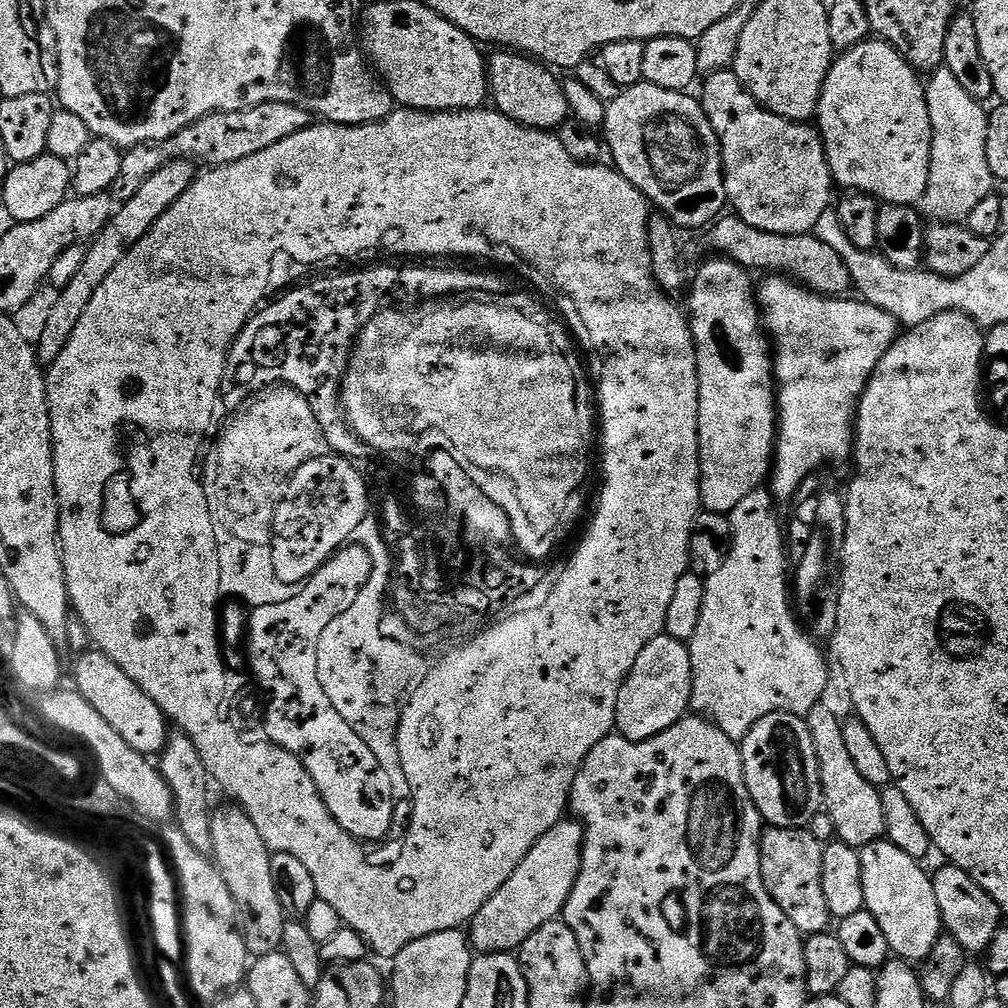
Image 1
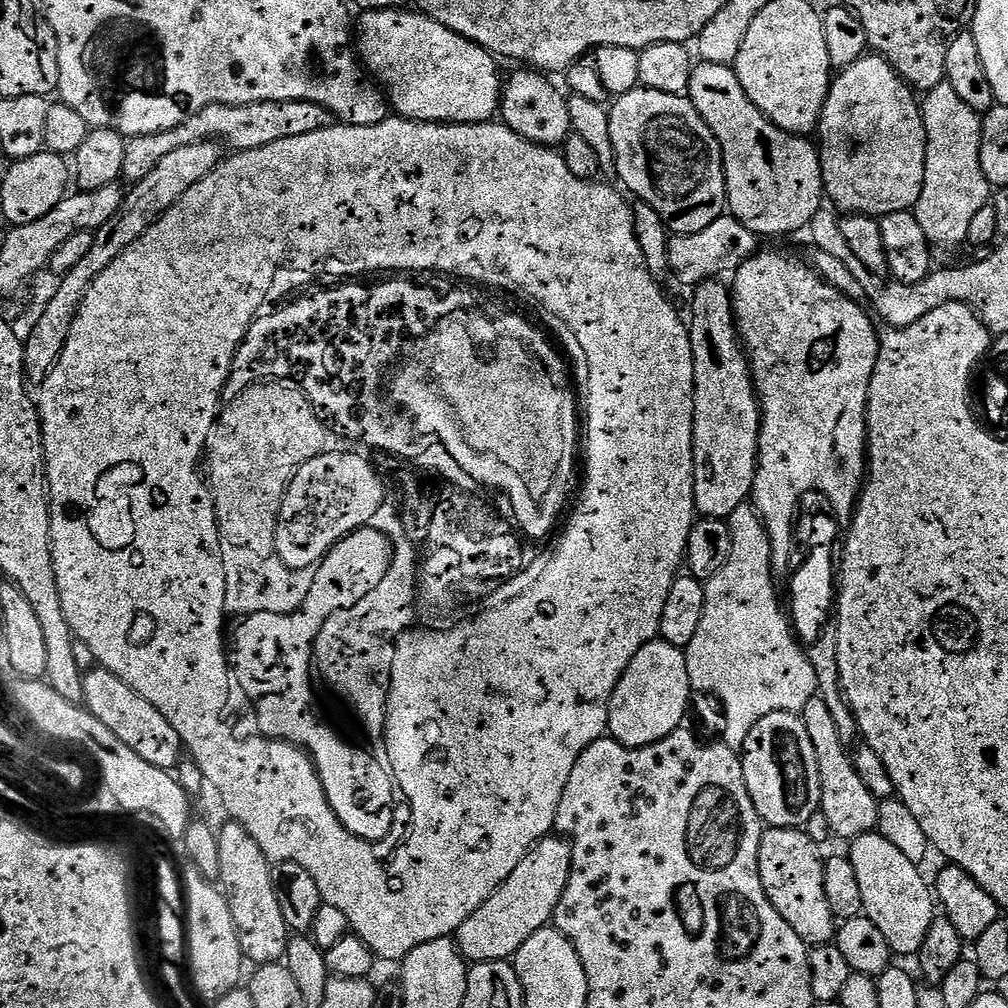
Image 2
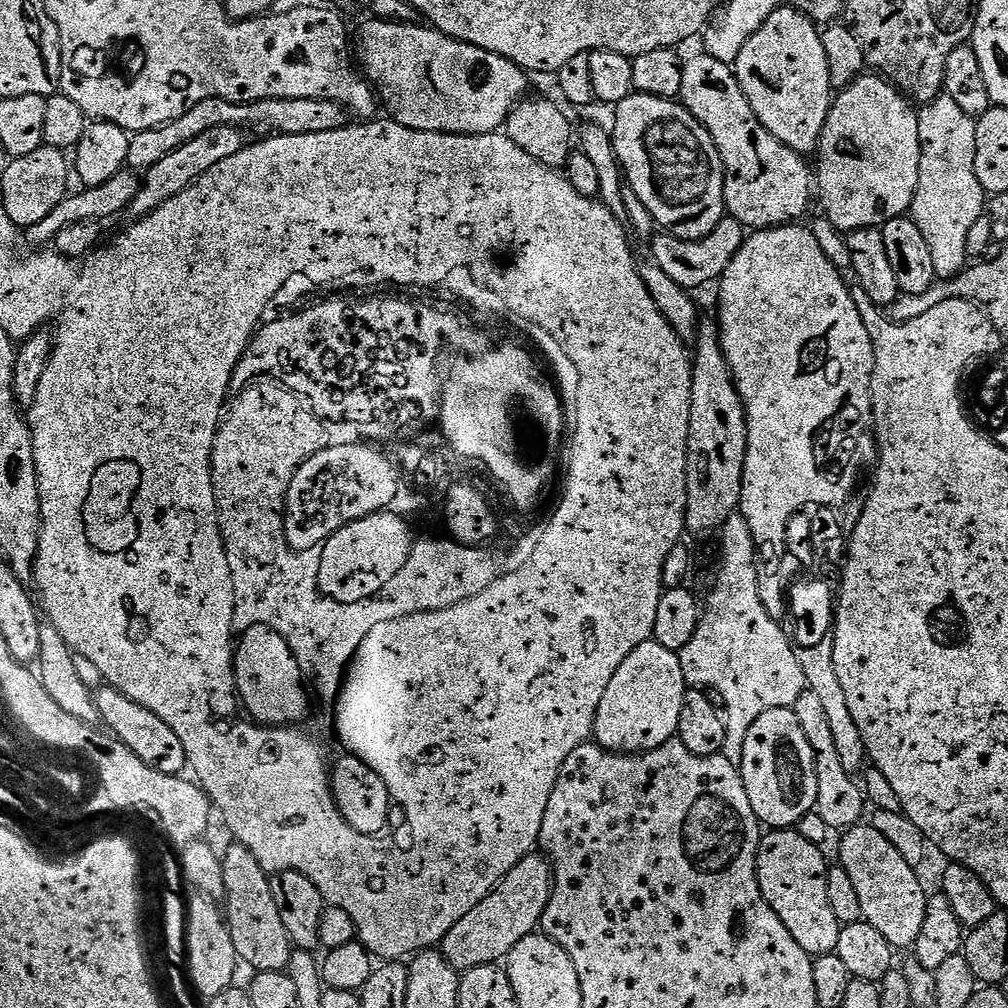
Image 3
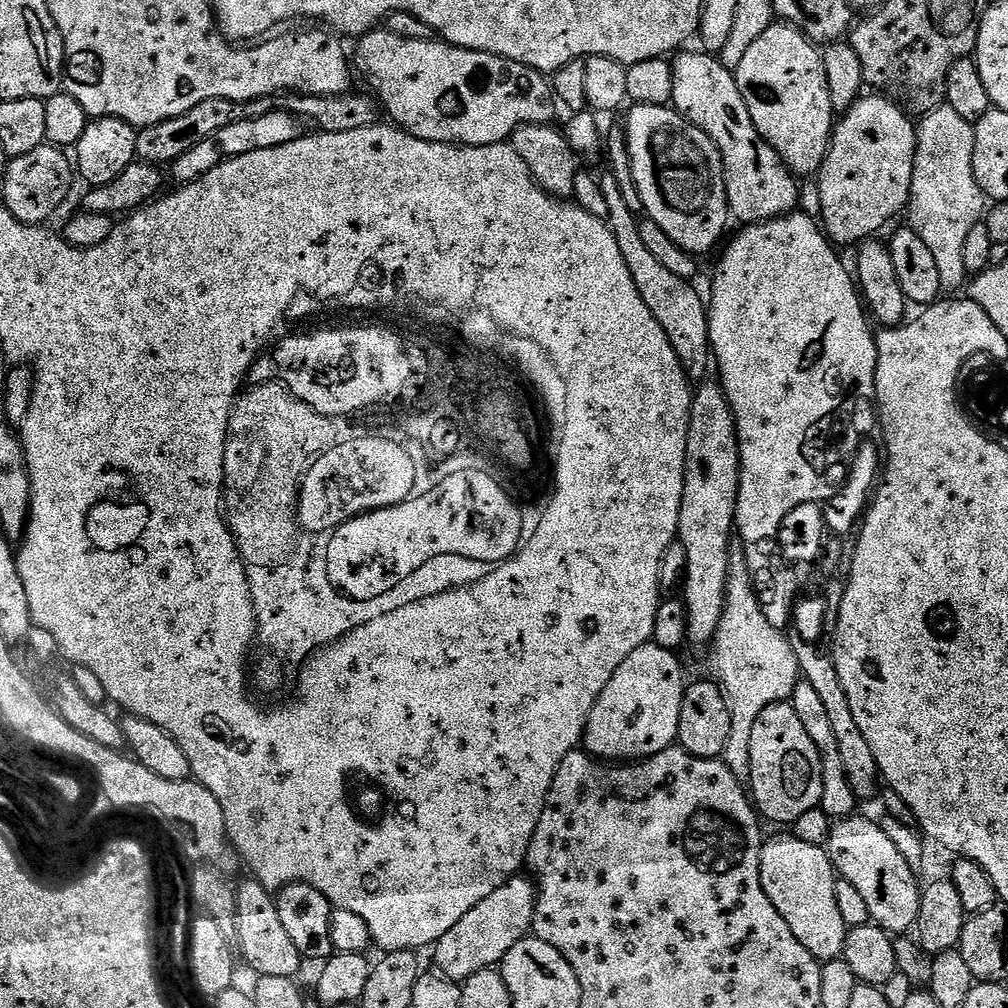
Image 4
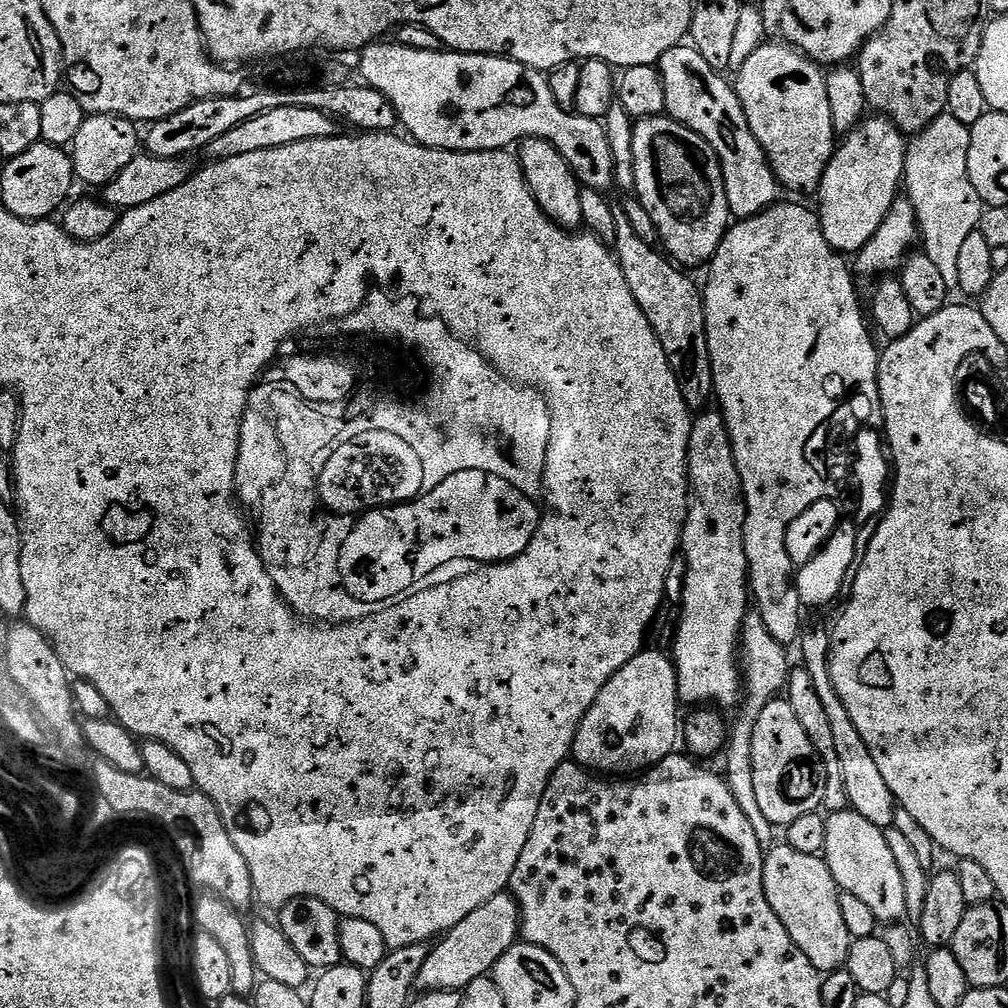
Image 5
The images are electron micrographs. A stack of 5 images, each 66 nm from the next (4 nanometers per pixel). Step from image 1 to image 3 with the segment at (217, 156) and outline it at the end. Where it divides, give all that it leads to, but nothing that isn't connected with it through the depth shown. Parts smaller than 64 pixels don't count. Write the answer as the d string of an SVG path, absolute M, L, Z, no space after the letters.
M215 96L198 102L182 118L171 120L161 128L151 128L133 132L130 136L127 167L132 170L146 170L154 162L162 162L166 154L178 150L190 138L206 134L214 126L230 126L249 130L248 128L269 128L267 131L282 136L294 134L330 134L330 130L342 130L350 123L350 113L338 102L319 100L318 98L274 98L273 100L253 100L251 104L235 104Z

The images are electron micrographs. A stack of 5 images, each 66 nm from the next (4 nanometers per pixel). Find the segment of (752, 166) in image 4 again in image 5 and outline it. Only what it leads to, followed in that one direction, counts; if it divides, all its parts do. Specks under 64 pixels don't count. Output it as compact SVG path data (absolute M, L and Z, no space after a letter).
M695 46L669 50L660 59L658 71L664 87L664 112L697 132L716 151L724 171L729 213L736 218L747 218L777 203L778 181L758 138L754 138L746 122L735 87L720 77L721 73L712 68L706 58L702 58Z

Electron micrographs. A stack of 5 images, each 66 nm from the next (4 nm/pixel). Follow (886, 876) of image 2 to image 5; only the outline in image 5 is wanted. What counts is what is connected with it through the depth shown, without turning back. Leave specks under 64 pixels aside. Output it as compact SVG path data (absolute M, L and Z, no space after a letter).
M848 806L841 808L838 812L827 813L824 821L822 855L840 891L858 894L858 898L862 898L862 902L866 902L866 906L870 906L870 910L874 910L877 921L900 922L907 917L906 886L902 886L902 873L898 870L898 861L890 851L890 842L886 842L884 829L874 826L874 822L862 818L862 814L853 812Z

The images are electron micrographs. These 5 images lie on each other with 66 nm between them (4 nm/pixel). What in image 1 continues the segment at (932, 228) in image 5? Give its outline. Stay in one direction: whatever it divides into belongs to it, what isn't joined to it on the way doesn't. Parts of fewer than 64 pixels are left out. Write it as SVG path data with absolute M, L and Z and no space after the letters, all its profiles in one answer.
M943 66L927 77L924 93L926 106L930 110L930 126L932 127L932 149L930 150L930 178L926 186L926 194L922 201L922 212L925 217L936 222L967 221L970 210L982 202L982 198L993 195L994 177L990 170L990 162L986 162L986 130L988 129L988 112L981 101L970 98L958 78L950 74Z

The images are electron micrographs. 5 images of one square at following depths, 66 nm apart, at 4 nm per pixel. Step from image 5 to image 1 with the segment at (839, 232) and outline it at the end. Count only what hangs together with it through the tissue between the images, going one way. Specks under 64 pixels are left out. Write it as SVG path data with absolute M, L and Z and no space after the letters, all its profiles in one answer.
M869 38L858 46L845 48L833 59L832 68L820 95L814 120L824 140L824 153L832 179L844 190L864 192L884 204L919 205L926 194L930 178L932 127L926 106L925 81L910 67L894 46L879 38Z

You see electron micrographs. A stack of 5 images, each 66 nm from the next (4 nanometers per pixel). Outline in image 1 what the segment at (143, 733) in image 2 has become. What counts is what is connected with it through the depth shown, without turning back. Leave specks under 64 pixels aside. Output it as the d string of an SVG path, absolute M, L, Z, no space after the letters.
M92 648L79 655L75 661L74 686L86 698L86 702L102 715L131 749L149 758L160 755L168 743L170 726L157 703L100 649Z

